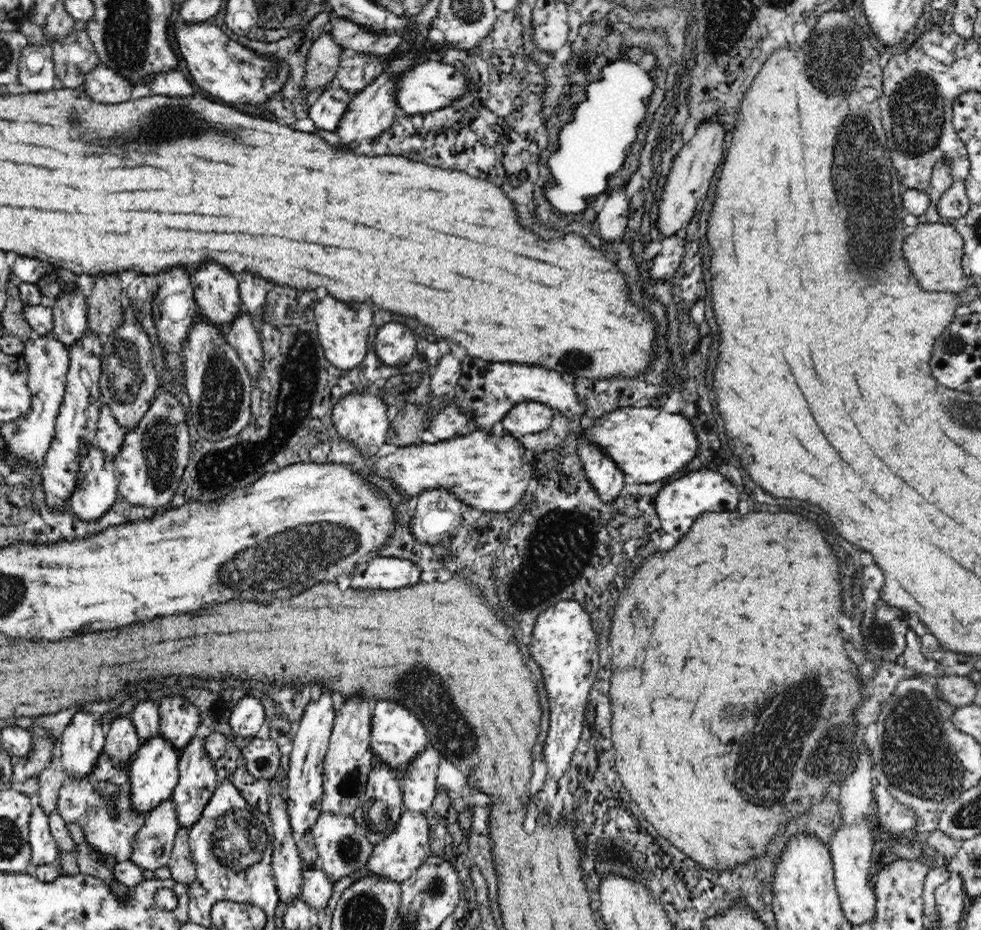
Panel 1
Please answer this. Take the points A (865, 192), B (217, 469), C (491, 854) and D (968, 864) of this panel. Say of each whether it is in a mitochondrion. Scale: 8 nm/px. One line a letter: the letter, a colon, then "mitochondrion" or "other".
A: mitochondrion
B: mitochondrion
C: other
D: other

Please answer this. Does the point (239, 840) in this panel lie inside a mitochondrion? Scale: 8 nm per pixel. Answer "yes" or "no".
yes

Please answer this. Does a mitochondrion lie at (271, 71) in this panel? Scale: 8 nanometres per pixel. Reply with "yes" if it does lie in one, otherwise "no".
yes

